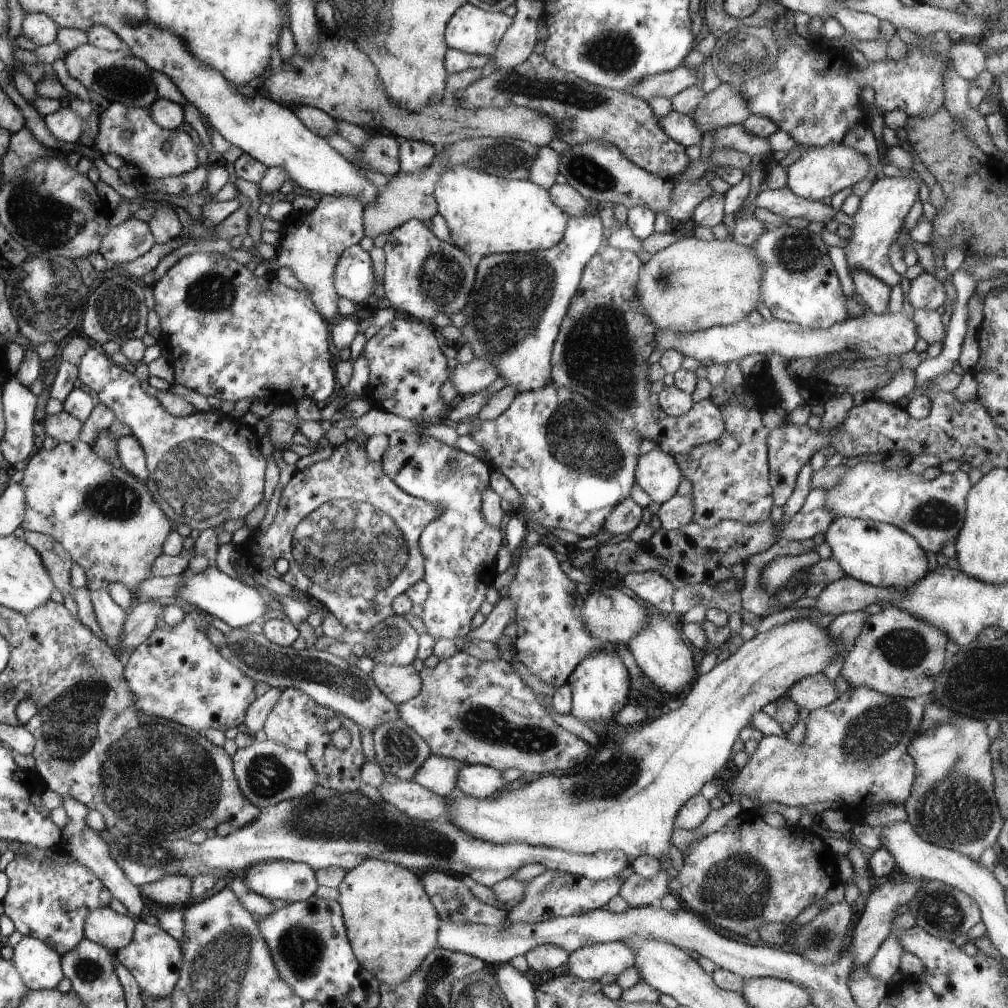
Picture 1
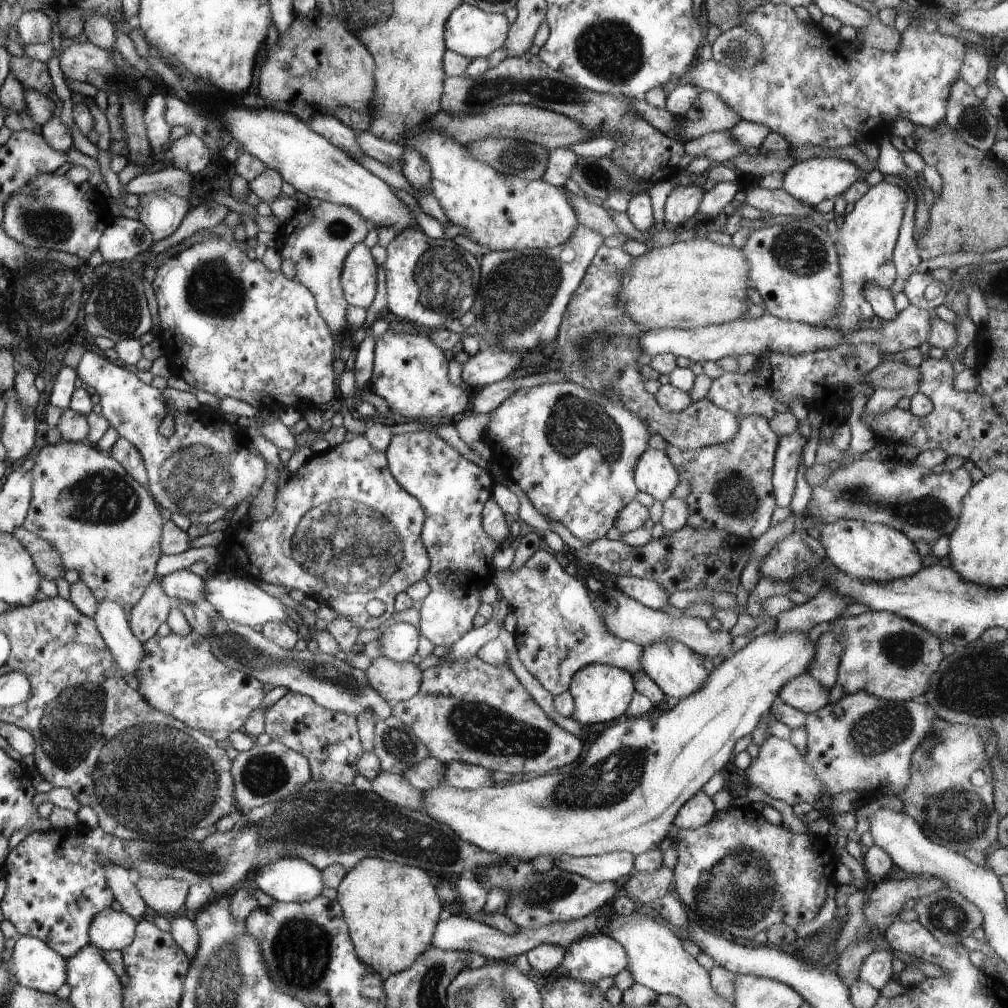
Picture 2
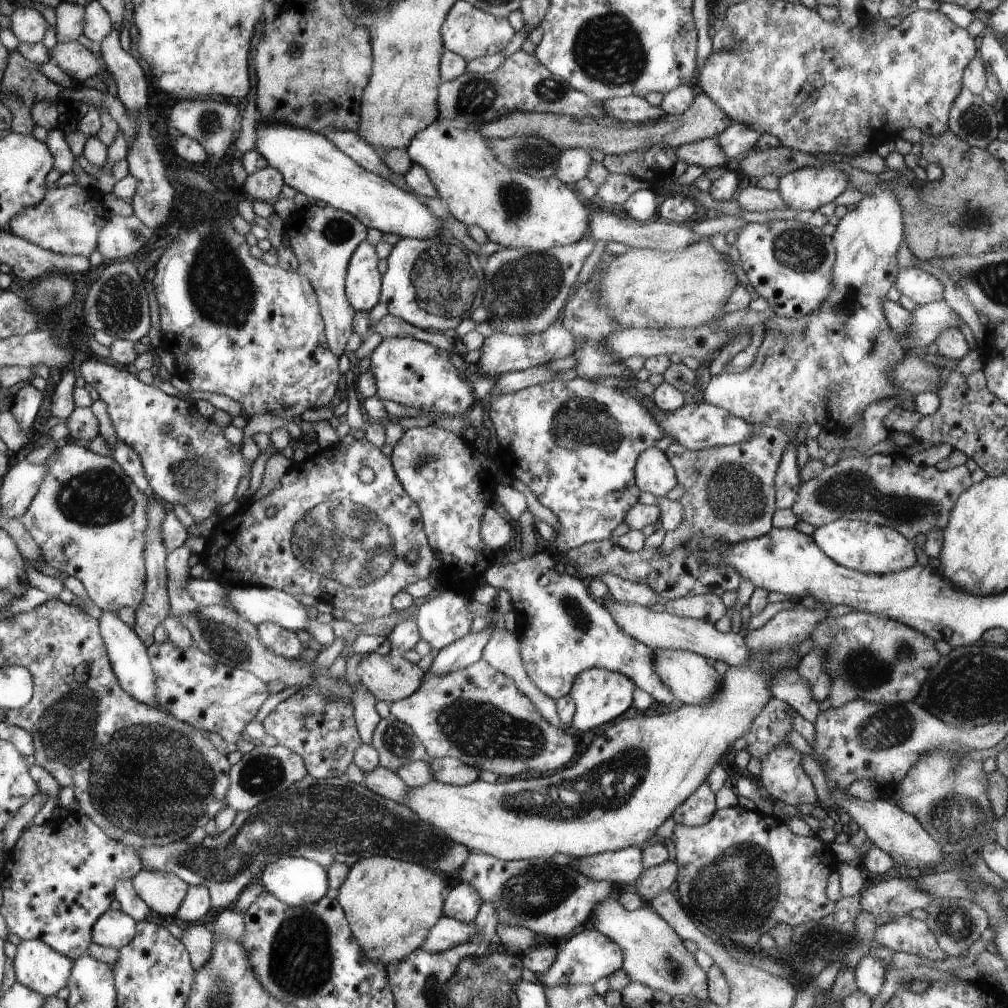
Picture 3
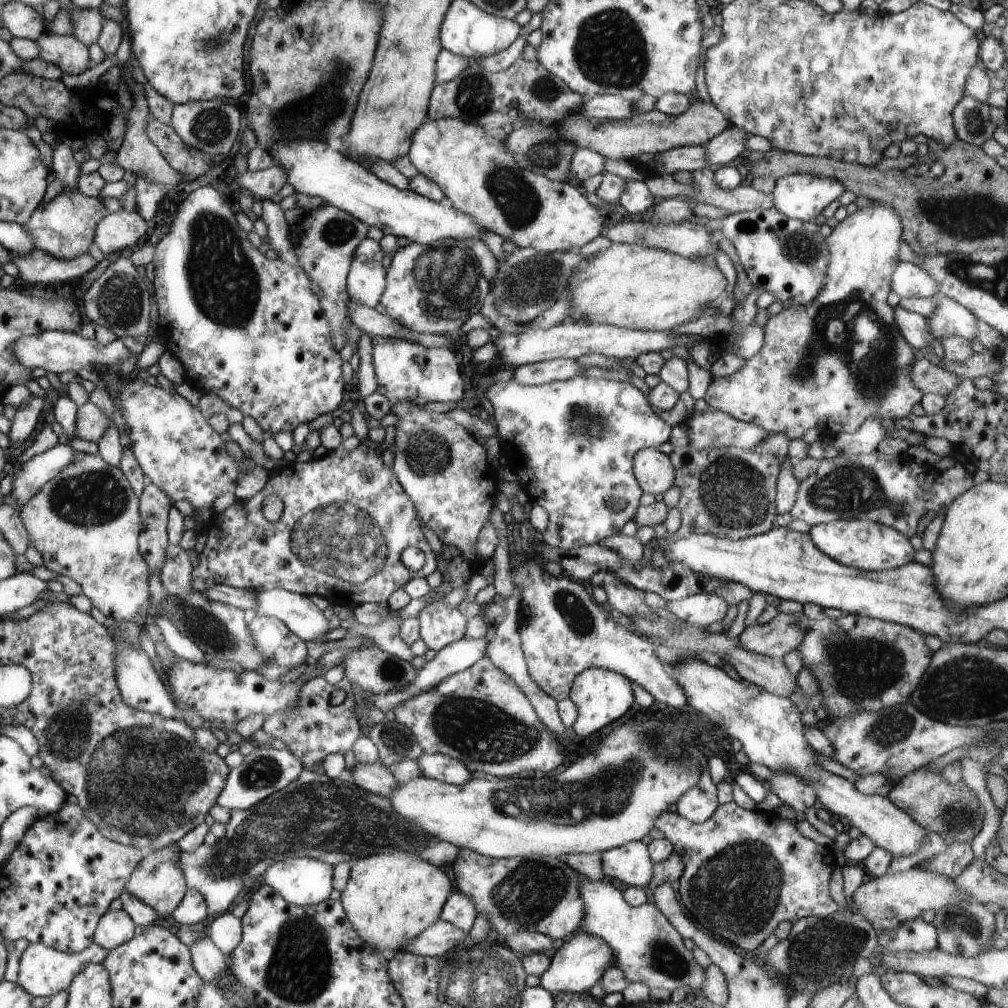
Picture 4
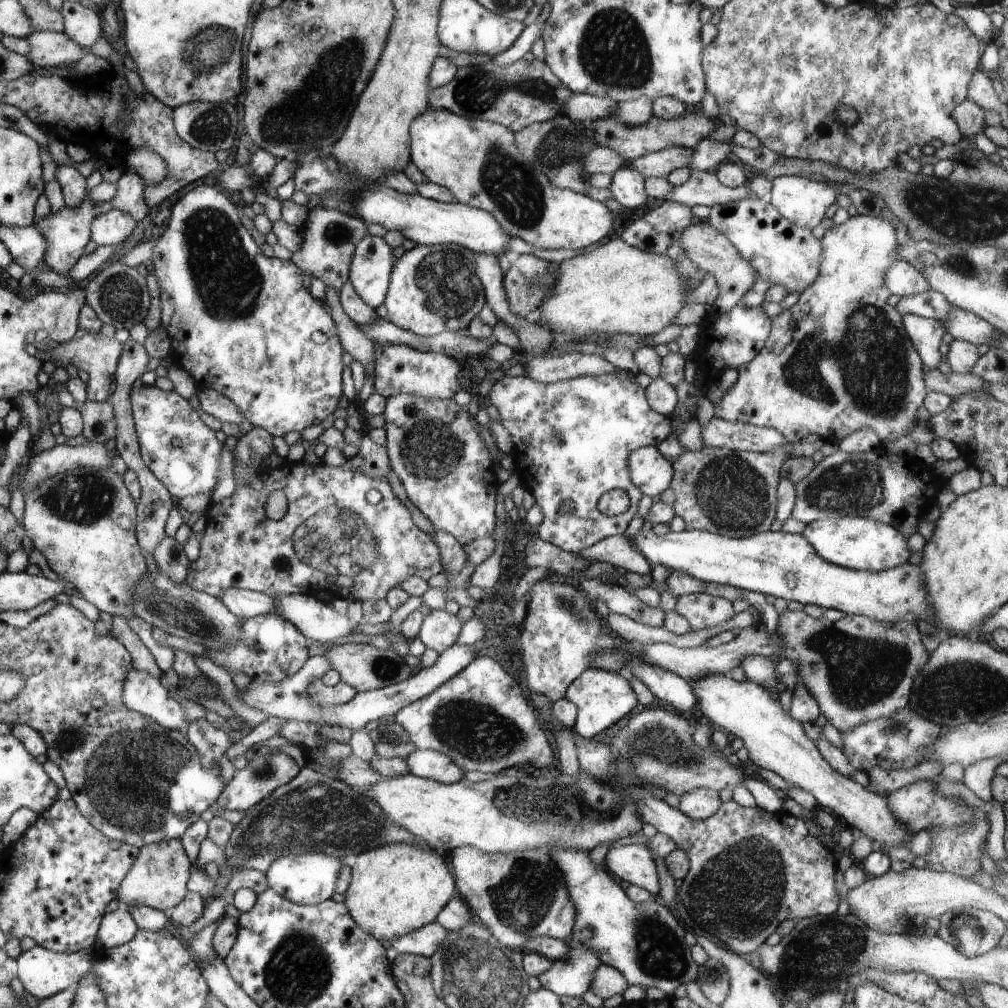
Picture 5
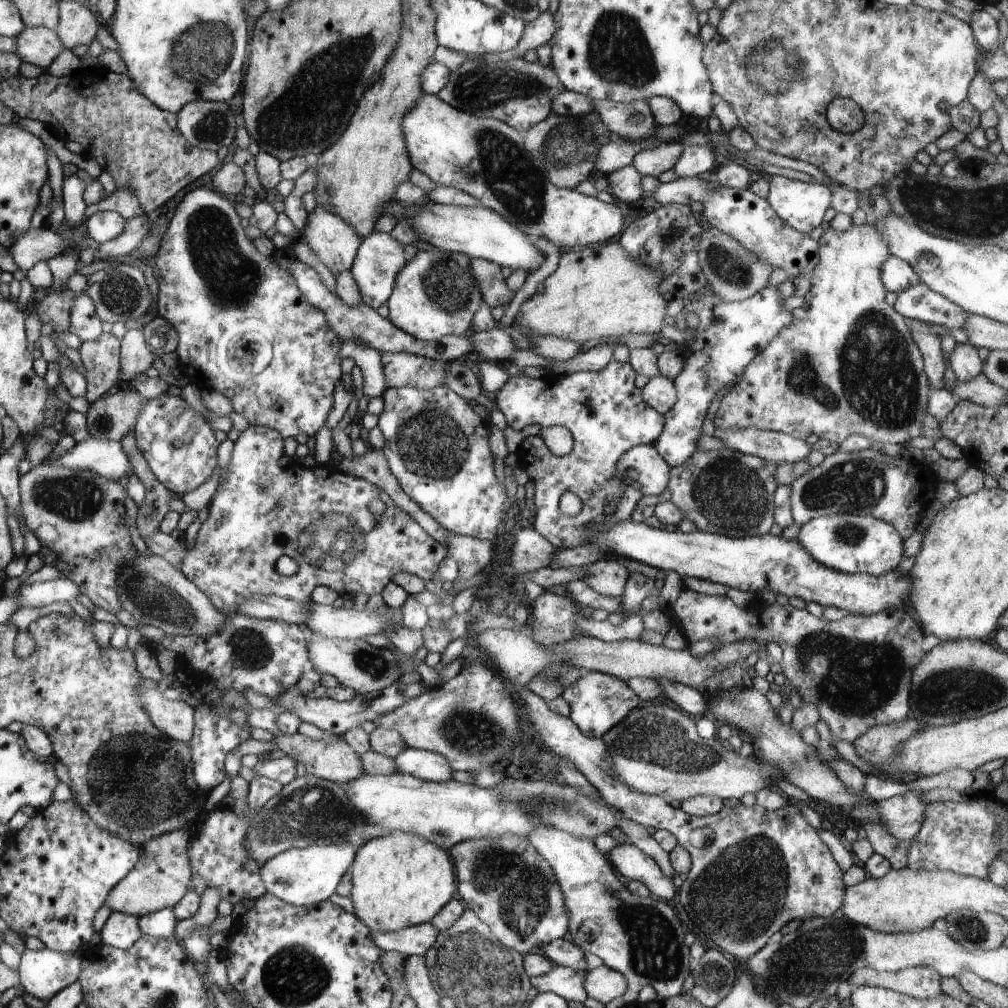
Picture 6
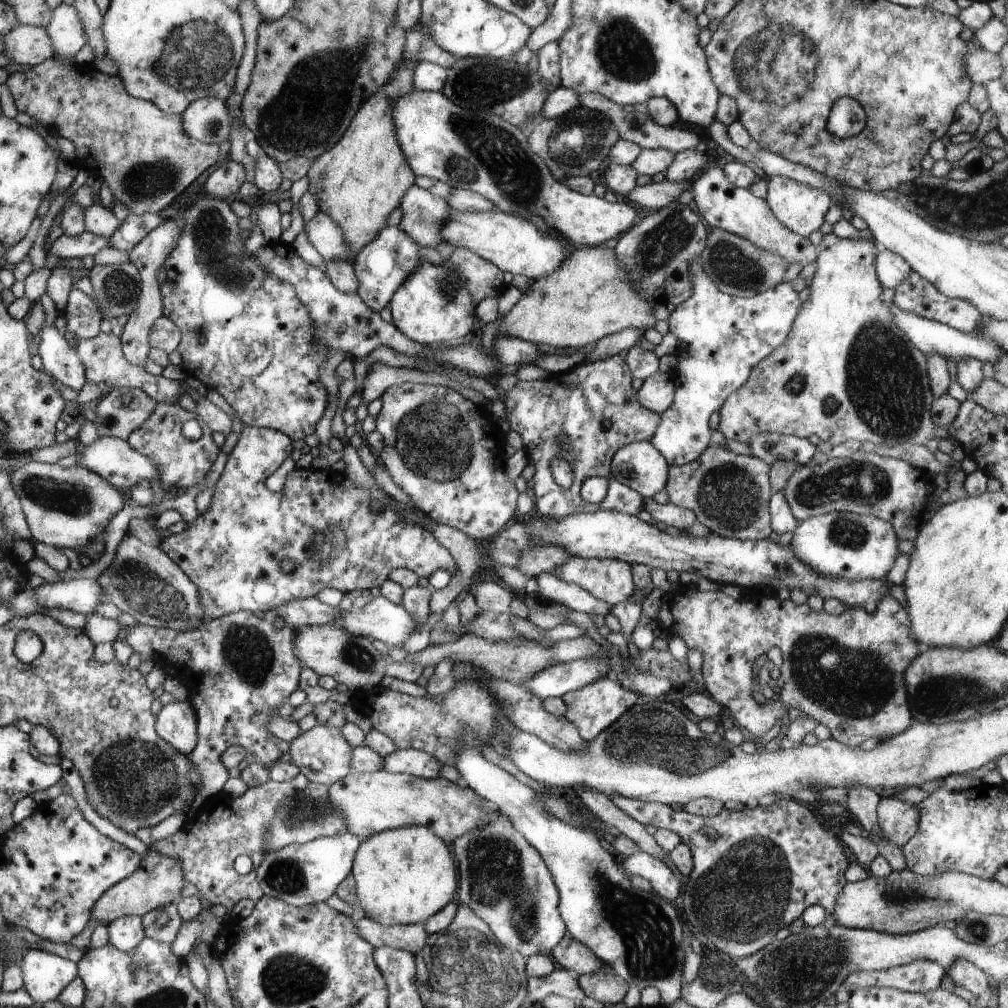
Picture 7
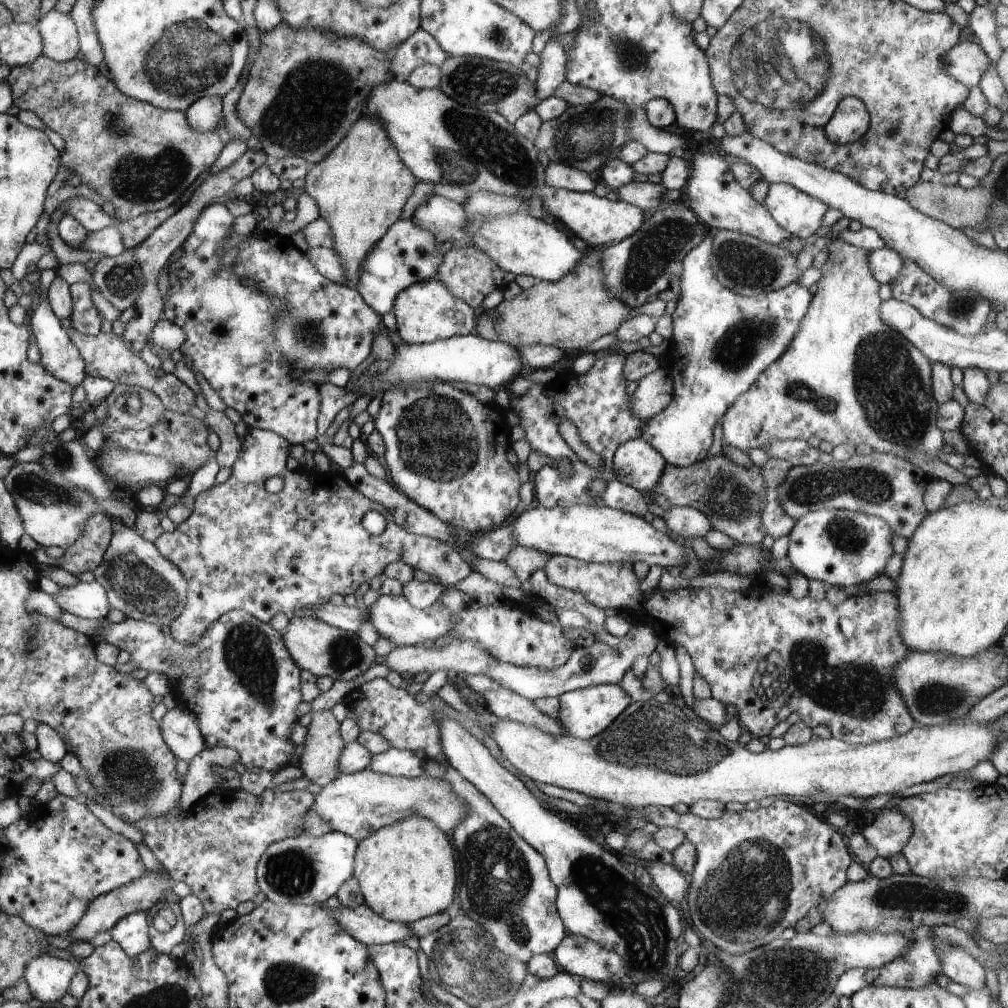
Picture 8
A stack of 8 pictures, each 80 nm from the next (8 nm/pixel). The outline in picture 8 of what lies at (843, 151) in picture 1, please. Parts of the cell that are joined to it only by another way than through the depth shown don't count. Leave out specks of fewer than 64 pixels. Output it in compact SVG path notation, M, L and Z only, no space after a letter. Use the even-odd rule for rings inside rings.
M788 184L770 185L763 204L778 226L804 240L814 237L829 208Z

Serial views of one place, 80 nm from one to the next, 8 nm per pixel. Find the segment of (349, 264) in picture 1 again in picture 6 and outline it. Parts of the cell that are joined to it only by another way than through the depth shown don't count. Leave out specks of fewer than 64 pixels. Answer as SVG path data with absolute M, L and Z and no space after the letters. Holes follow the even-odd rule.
M372 232L364 237L358 247L350 270L358 285L362 304L377 310L384 302L388 302L395 288L400 269L407 262L408 256L402 250L402 243L392 238L390 234Z

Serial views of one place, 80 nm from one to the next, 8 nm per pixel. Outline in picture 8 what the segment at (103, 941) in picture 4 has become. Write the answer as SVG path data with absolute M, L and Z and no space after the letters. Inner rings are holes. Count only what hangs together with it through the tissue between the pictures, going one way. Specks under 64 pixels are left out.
M136 912L125 917L110 930L110 936L128 954L138 956L144 953L144 950L152 948L150 927L149 913Z

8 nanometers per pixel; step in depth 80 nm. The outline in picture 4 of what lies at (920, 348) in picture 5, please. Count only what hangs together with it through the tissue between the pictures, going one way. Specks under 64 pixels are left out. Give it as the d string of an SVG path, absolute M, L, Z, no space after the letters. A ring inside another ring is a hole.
M898 306L893 309L900 334L912 348L920 349L930 344L932 349L936 350L934 344L938 342L930 335L930 327L925 316Z

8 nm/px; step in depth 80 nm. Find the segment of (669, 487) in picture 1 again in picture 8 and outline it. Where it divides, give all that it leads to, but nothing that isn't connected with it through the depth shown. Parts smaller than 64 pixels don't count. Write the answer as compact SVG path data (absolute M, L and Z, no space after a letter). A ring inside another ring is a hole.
M643 439L620 444L613 457L614 474L627 486L651 492L666 468L666 460Z

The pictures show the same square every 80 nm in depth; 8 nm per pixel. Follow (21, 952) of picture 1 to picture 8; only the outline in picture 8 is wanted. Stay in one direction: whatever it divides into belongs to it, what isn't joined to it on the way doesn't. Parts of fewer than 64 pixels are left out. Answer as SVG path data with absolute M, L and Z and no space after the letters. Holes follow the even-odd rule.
M42 954L27 966L24 982L33 998L44 1003L60 1001L70 992L71 983L79 973L80 963Z

